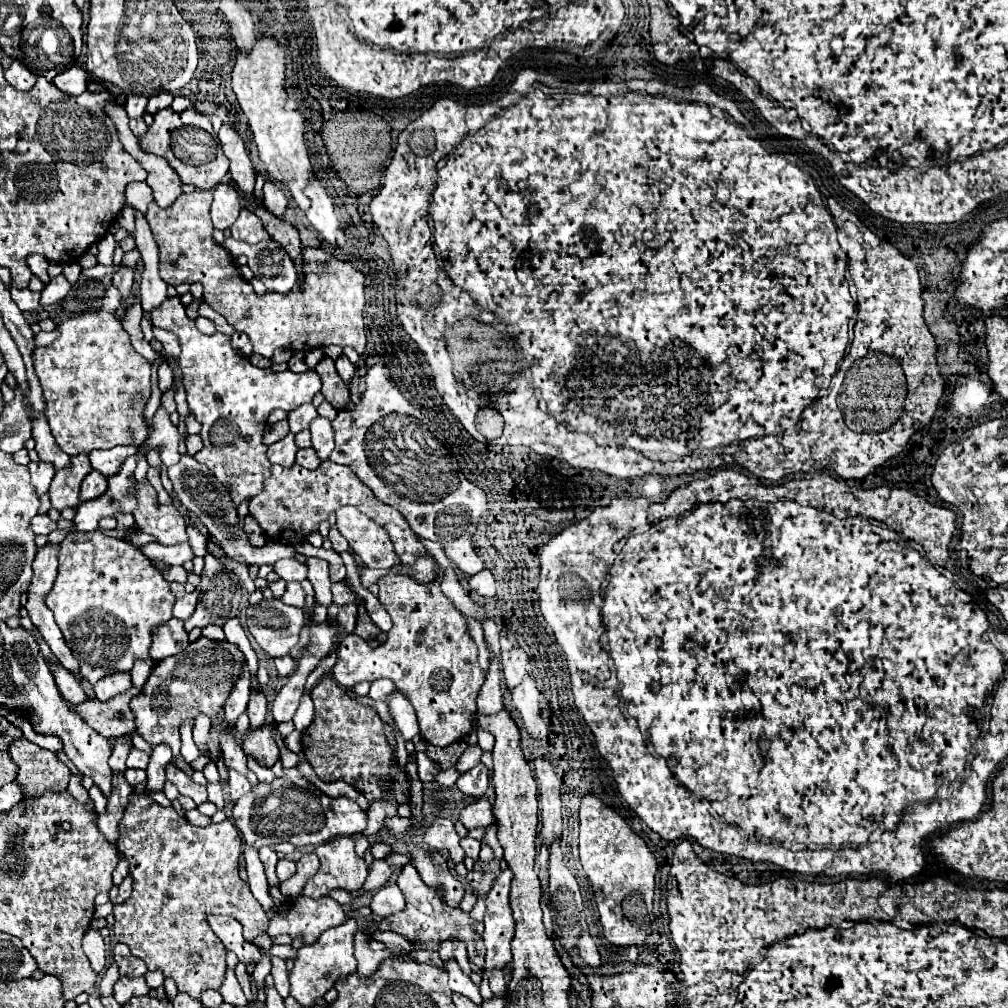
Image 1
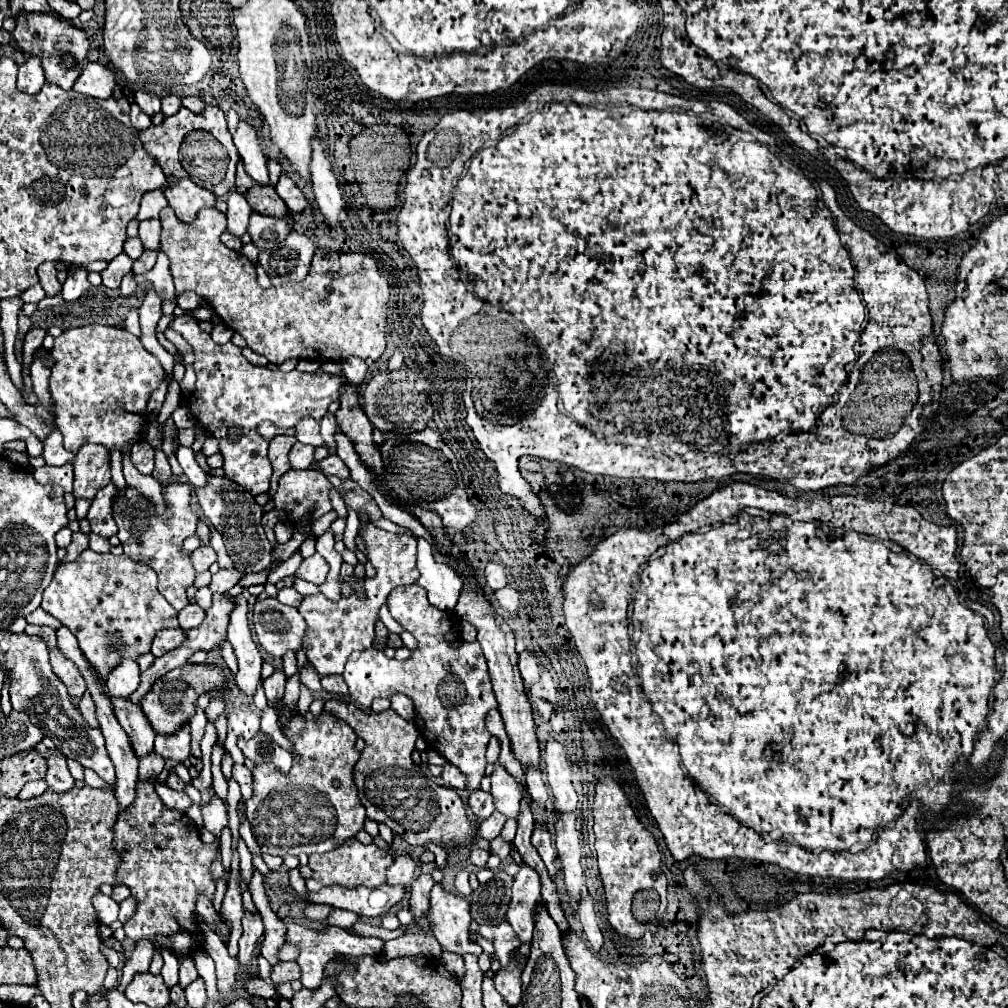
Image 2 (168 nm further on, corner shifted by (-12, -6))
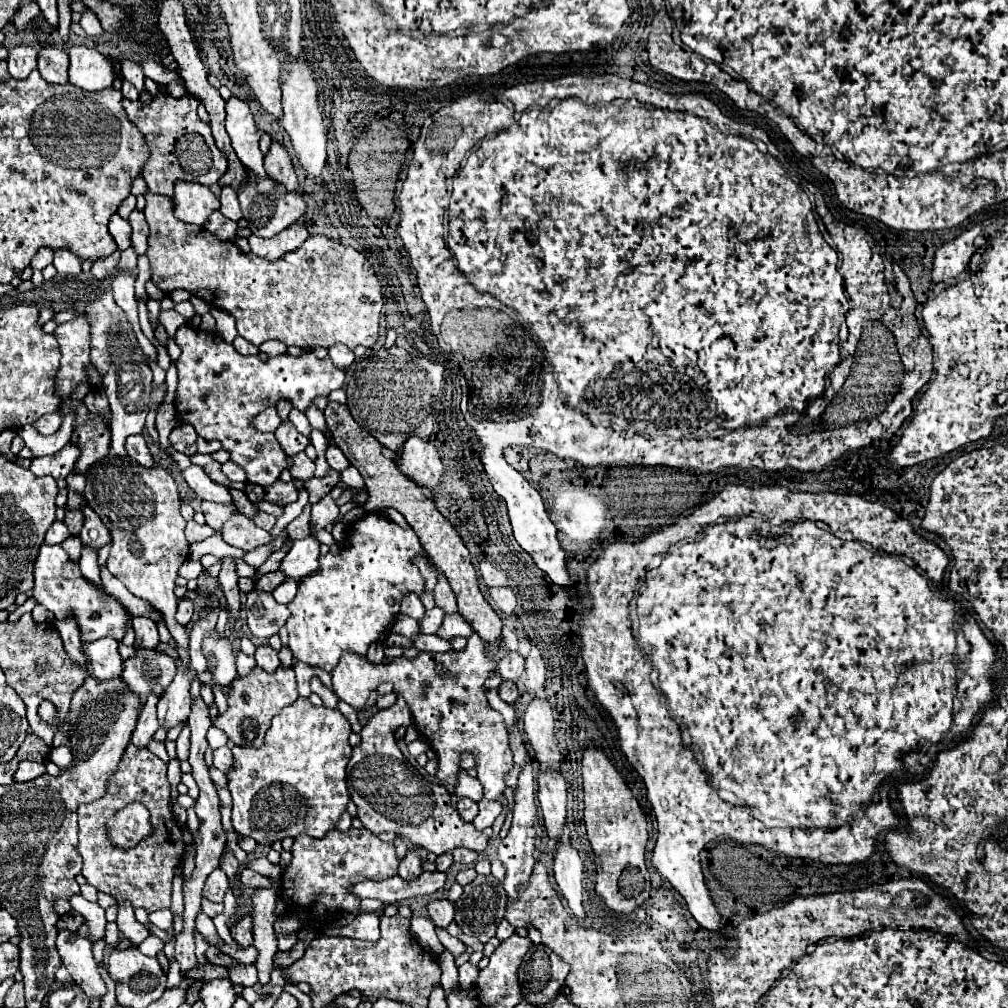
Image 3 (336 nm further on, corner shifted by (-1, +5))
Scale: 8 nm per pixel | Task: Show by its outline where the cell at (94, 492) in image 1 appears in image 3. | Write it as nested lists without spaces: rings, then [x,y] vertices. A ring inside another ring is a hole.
[[[83,505],[83,515],[85,515],[85,525],[79,533],[79,539],[83,541],[83,545],[87,547],[97,547],[97,551],[107,545],[111,541],[111,535],[107,531],[107,527],[101,523],[101,519],[95,515],[95,511],[91,511],[91,507]]]

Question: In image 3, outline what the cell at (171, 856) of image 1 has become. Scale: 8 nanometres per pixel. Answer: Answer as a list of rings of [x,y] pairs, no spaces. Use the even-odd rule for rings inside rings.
[[[133,743],[127,745],[117,771],[111,775],[107,783],[107,793],[103,799],[93,803],[81,805],[79,815],[79,843],[77,853],[83,859],[83,877],[89,885],[97,891],[113,895],[117,901],[131,901],[133,907],[143,907],[145,911],[169,909],[171,907],[171,881],[173,871],[181,863],[185,855],[185,843],[181,837],[181,829],[173,817],[171,809],[171,785],[167,781],[167,765],[155,757],[147,747],[135,747]],[[141,801],[153,819],[153,837],[139,843],[135,849],[119,849],[113,847],[107,839],[105,821],[123,809],[125,805]]]

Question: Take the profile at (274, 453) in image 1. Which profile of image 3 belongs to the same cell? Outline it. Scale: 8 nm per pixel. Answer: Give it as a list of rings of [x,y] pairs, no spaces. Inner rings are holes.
[[[283,421],[277,431],[275,431],[275,437],[277,441],[281,443],[283,451],[287,455],[295,455],[295,453],[301,453],[305,451],[305,447],[309,445],[309,439],[305,435],[301,435],[299,431],[295,431],[295,427],[289,423],[289,421]]]

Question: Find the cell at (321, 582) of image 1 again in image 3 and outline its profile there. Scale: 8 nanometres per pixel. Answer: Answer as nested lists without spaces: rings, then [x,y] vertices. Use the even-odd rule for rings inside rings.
[[[305,537],[301,541],[293,541],[291,551],[283,559],[279,571],[283,571],[291,579],[303,579],[319,567],[319,541],[315,537]]]

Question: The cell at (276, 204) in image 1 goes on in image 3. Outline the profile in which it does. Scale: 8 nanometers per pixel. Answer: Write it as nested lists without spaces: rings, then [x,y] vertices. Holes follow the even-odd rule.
[[[273,141],[269,147],[269,153],[265,155],[265,171],[271,179],[277,179],[279,183],[283,183],[287,191],[295,191],[299,185],[297,175],[293,171],[291,157],[279,141]]]

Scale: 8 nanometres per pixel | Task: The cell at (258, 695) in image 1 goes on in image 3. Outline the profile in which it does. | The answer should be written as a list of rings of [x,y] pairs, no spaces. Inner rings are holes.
[[[261,645],[261,647],[255,649],[255,661],[257,661],[257,665],[261,669],[265,669],[269,673],[275,671],[281,665],[281,661],[277,657],[277,651],[273,647],[269,647],[269,645]]]

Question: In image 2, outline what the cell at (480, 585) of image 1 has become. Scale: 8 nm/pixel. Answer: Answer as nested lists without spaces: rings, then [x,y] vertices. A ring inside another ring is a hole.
[[[504,586],[504,588],[496,590],[494,596],[496,596],[498,604],[500,604],[504,610],[508,610],[508,612],[514,612],[514,610],[518,608],[520,596],[518,596],[518,592],[516,592],[512,586]]]

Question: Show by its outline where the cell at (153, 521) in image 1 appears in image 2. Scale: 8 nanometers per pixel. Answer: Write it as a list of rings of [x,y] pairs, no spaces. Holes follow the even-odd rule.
[[[128,446],[126,450],[122,452],[122,466],[124,466],[124,478],[128,482],[128,486],[132,486],[136,492],[140,492],[144,498],[148,498],[148,502],[154,506],[156,514],[164,514],[164,510],[168,508],[166,502],[164,502],[164,494],[162,494],[162,484],[152,478],[152,476],[144,476],[140,474],[132,464],[130,464],[130,458],[128,458]]]

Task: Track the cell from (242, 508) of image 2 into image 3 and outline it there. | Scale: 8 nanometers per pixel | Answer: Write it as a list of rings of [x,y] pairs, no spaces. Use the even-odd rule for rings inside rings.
[[[203,501],[201,503],[201,511],[205,515],[205,523],[211,527],[211,529],[221,529],[221,525],[237,511],[235,505],[231,507],[221,507],[217,503],[211,503],[211,501]]]

